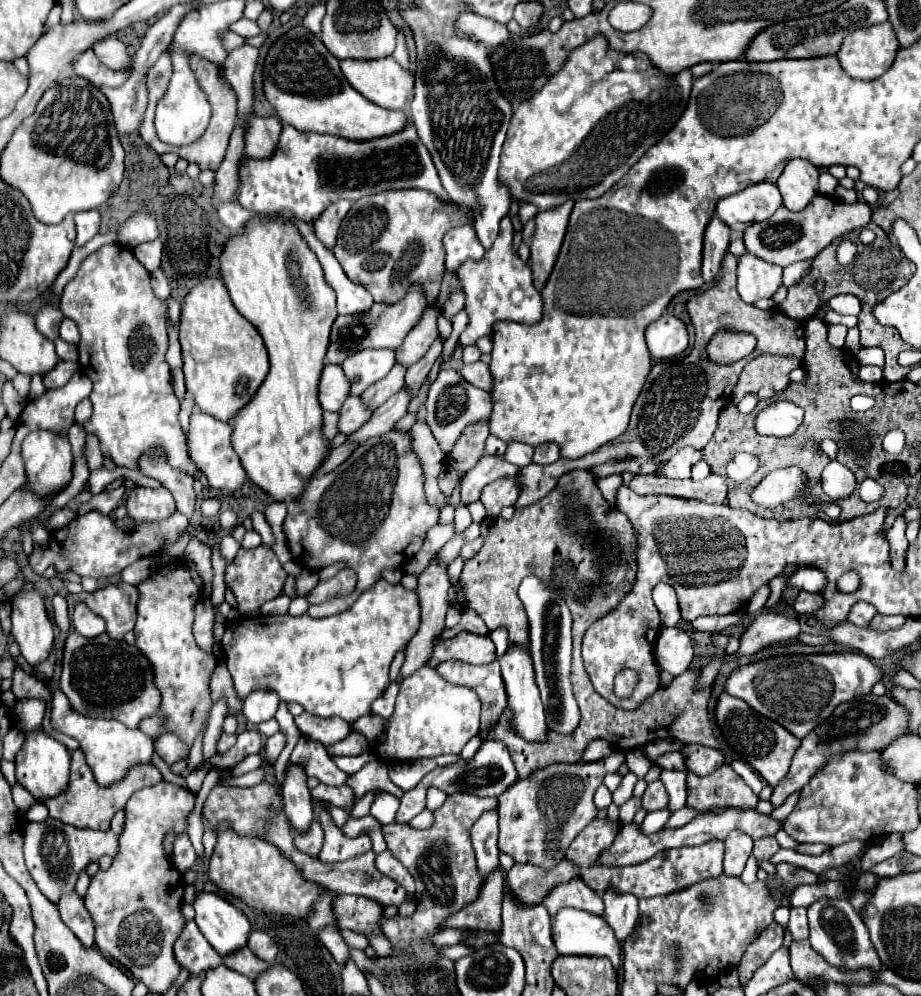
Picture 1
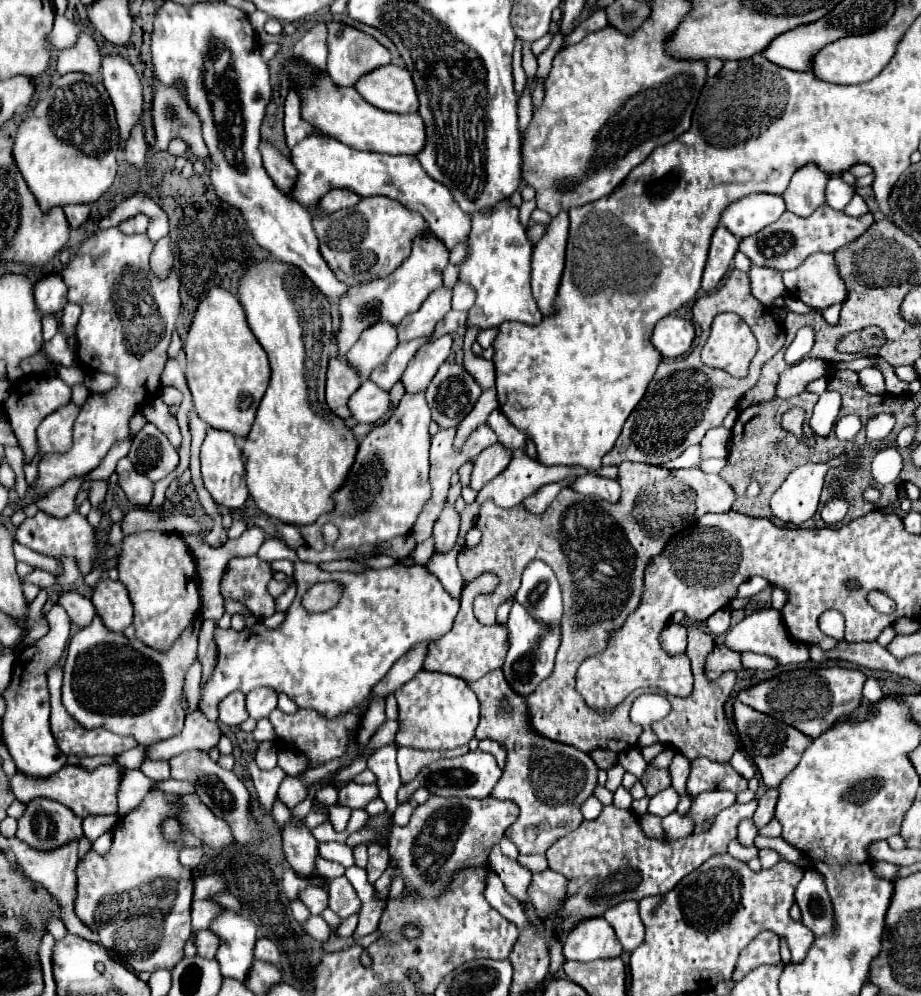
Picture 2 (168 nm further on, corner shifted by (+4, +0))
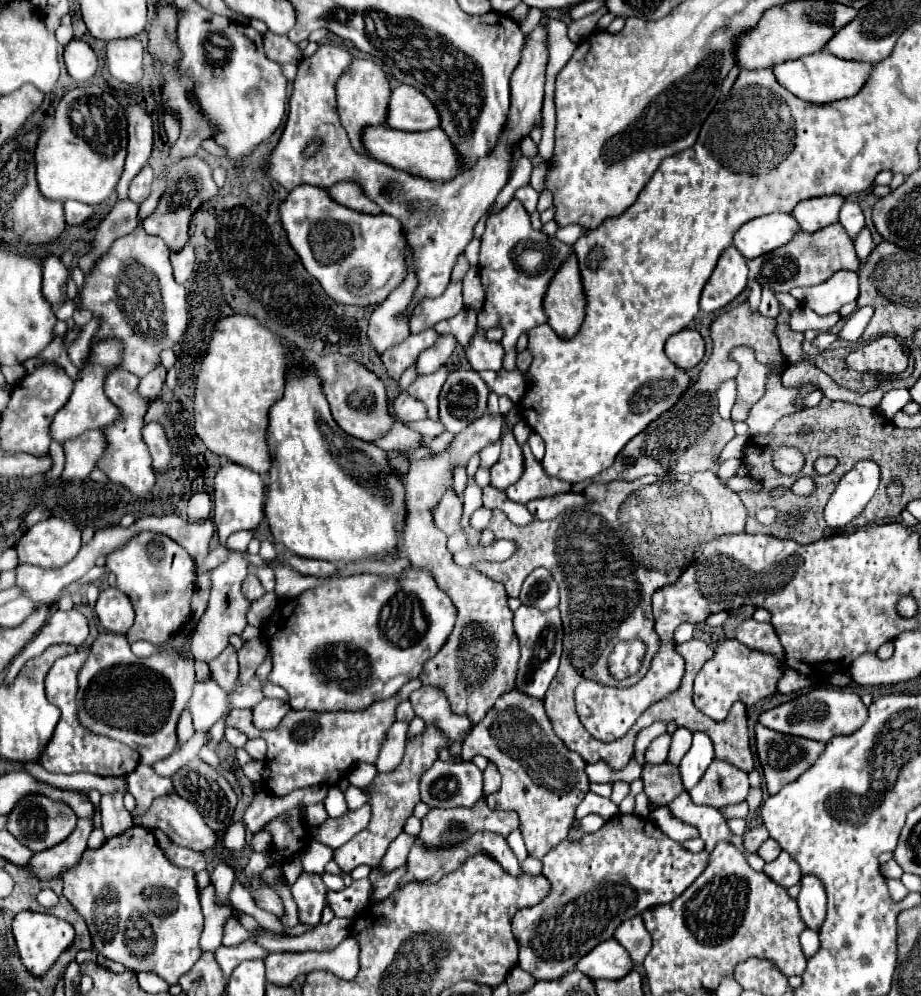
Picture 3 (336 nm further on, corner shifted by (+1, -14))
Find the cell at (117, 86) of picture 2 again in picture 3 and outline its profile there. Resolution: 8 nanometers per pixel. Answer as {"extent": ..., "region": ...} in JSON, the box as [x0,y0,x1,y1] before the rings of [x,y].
{"extent":[117,102,153,200],"region":[[[131,102],[125,106],[125,116],[127,116],[129,144],[127,144],[125,170],[117,184],[117,194],[121,200],[127,198],[127,188],[131,180],[137,176],[137,172],[147,164],[153,146],[153,120],[149,112],[139,102]]]}

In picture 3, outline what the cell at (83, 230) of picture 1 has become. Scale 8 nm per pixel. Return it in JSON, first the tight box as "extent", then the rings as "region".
{"extent":[65,200,93,226],"region":[[[67,200],[65,202],[65,222],[69,226],[81,226],[85,224],[93,214],[93,208],[75,200]]]}

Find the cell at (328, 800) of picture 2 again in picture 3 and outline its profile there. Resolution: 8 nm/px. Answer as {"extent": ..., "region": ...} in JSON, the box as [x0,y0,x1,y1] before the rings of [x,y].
{"extent":[307,804,329,824],"region":[[[313,804],[307,808],[307,822],[309,824],[323,824],[327,818],[329,818],[329,814],[323,804]]]}

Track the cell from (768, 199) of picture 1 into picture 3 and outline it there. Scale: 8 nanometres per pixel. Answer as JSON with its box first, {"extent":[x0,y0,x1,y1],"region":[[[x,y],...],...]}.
{"extent":[733,214,799,260],"region":[[[767,214],[743,224],[733,236],[733,246],[751,260],[783,246],[797,230],[799,224],[791,214]]]}

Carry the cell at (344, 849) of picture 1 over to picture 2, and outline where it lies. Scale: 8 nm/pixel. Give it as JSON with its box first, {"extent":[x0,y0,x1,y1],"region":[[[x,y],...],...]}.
{"extent":[318,858,344,884],"region":[[[318,858],[318,874],[324,878],[324,884],[328,884],[334,878],[342,876],[344,874],[344,868],[340,864],[334,864],[334,862],[328,862],[324,858]]]}

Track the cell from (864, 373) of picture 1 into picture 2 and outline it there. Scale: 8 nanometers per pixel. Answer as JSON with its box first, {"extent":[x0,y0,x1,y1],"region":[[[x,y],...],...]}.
{"extent":[860,368,886,394],"region":[[[866,368],[860,374],[860,384],[866,392],[870,394],[886,394],[886,384],[884,384],[884,376],[878,368]]]}

